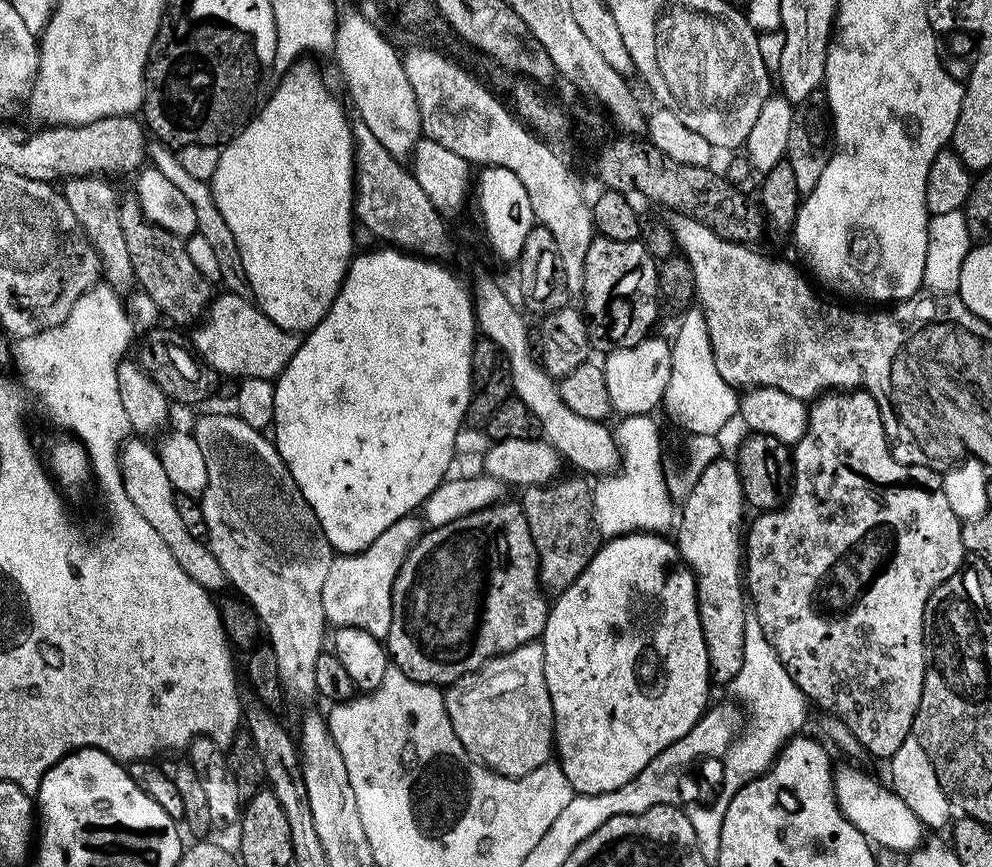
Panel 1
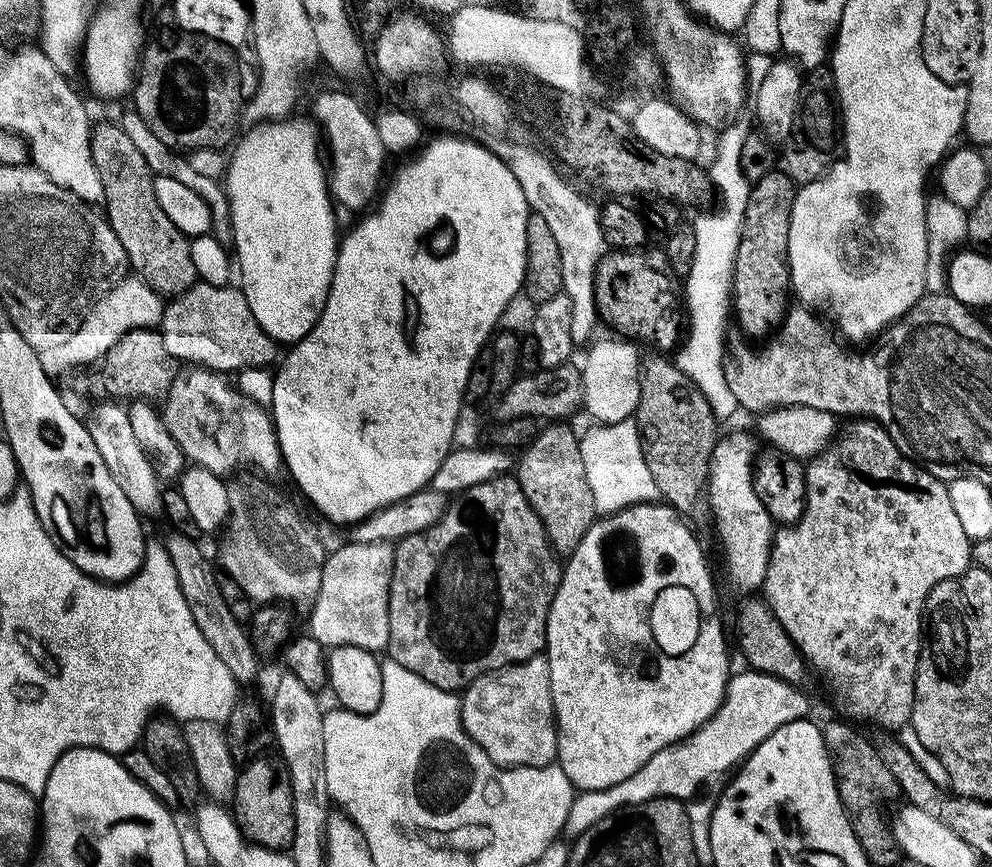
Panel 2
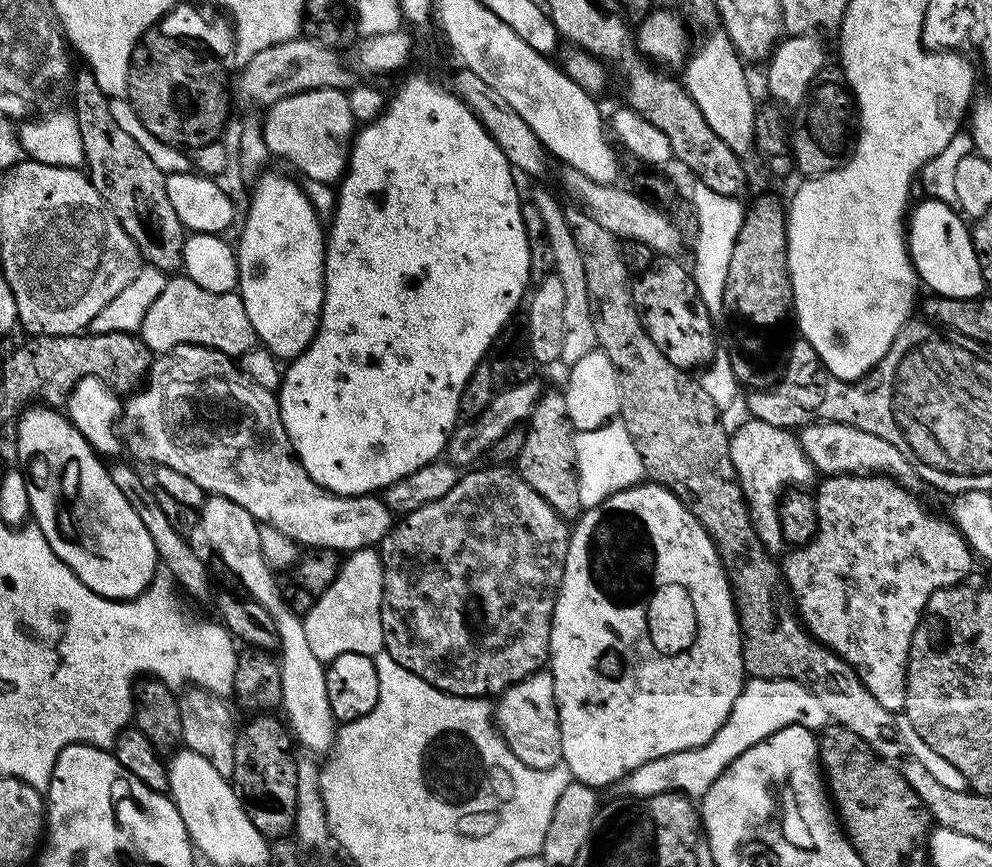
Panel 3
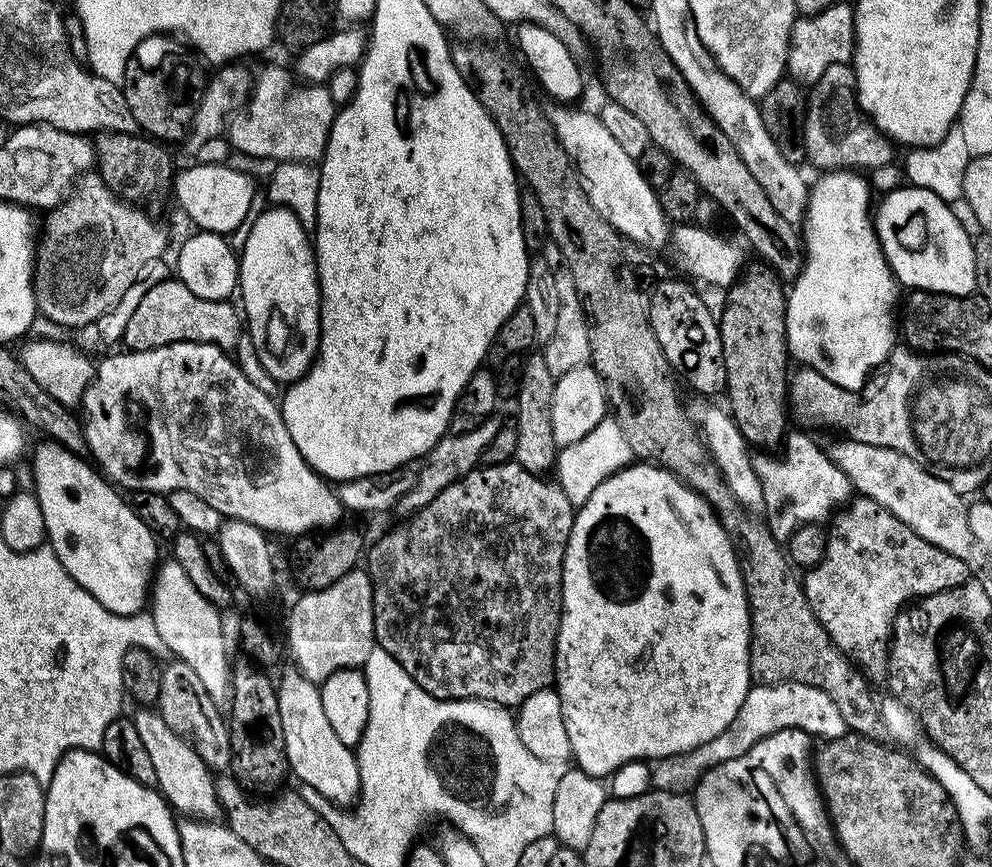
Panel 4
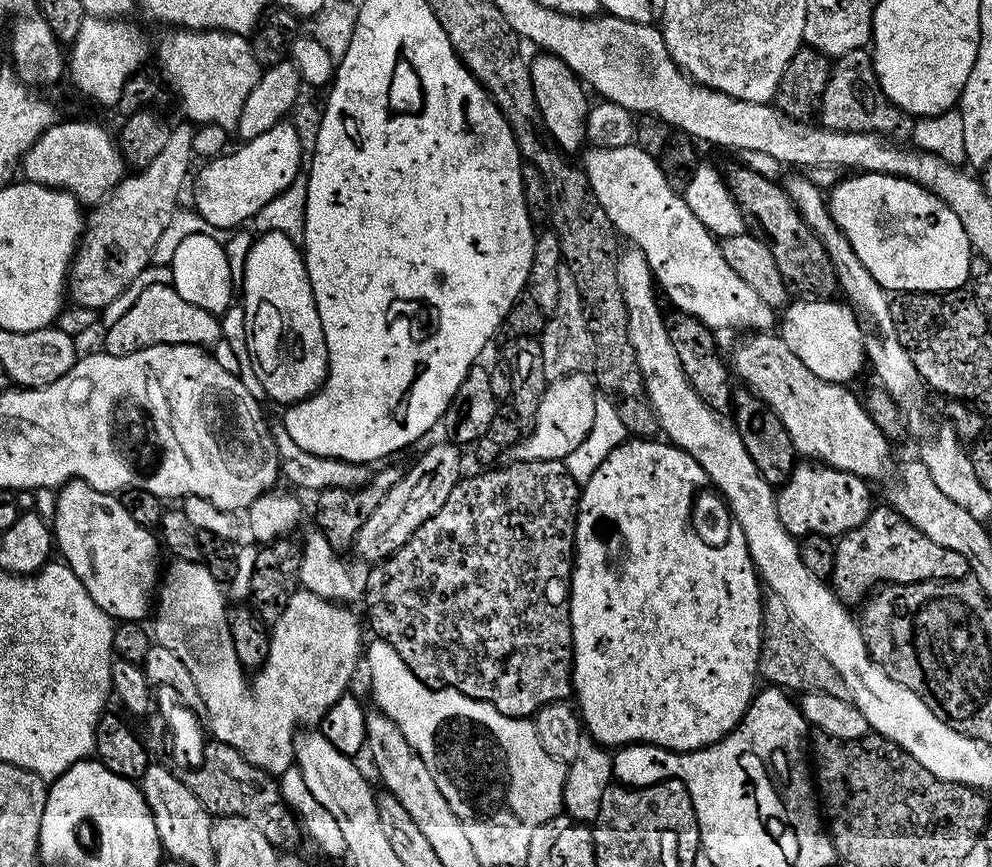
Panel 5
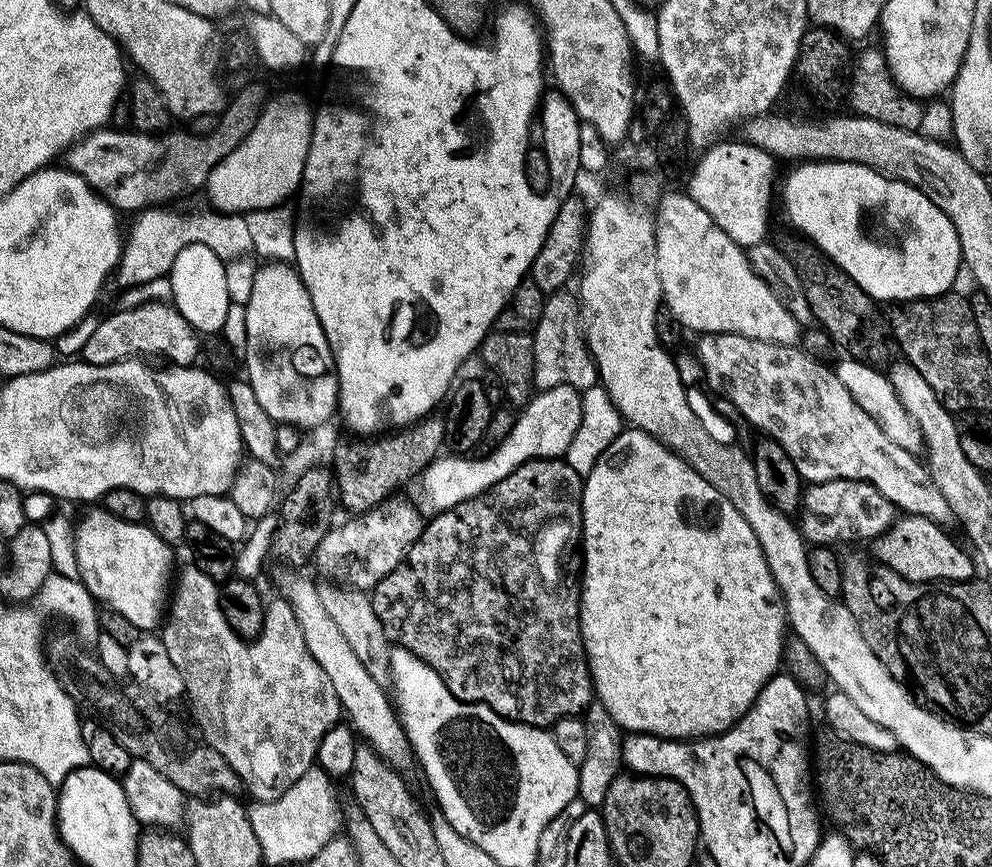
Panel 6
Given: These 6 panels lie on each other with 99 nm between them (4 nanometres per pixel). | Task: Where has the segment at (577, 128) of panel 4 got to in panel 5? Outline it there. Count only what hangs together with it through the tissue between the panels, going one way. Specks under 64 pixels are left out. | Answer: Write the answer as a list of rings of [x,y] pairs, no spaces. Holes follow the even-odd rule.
[[[632,144],[621,148],[592,146],[583,156],[582,167],[588,176],[588,184],[598,198],[602,210],[606,210],[612,227],[623,239],[625,236],[628,242],[644,253],[659,291],[667,297],[673,309],[676,307],[677,313],[692,316],[713,330],[750,328],[746,330],[758,333],[769,331],[777,323],[778,316],[773,308],[766,306],[766,302],[758,298],[755,290],[742,282],[742,278],[738,278],[734,270],[730,270],[730,262],[726,262],[721,243],[710,230],[706,230],[706,226],[702,226],[702,222],[698,222],[698,218],[694,218],[694,210],[686,206],[683,195],[671,188],[662,174],[660,161],[650,158],[650,154]]]

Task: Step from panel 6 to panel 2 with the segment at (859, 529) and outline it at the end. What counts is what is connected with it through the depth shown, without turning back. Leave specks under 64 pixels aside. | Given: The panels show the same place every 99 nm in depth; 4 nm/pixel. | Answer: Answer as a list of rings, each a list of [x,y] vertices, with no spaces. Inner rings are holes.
[[[732,432],[717,439],[706,489],[706,504],[710,516],[716,519],[716,536],[724,551],[724,572],[728,575],[729,586],[736,592],[744,592],[740,594],[763,589],[774,535],[772,518],[755,494],[753,468],[758,457],[758,440],[753,433],[752,436],[748,432]]]

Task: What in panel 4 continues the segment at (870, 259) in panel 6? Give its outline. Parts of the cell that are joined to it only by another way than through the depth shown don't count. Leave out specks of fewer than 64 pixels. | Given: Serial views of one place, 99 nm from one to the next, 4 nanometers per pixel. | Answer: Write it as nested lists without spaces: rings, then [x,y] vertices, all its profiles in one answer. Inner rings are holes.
[[[903,186],[888,192],[880,200],[880,205],[874,208],[874,223],[876,237],[880,240],[880,249],[884,252],[892,273],[896,275],[905,289],[922,292],[945,292],[951,296],[970,296],[976,292],[976,275],[974,274],[974,243],[973,237],[968,237],[964,224],[955,216],[953,205],[947,204],[938,194],[925,188]]]

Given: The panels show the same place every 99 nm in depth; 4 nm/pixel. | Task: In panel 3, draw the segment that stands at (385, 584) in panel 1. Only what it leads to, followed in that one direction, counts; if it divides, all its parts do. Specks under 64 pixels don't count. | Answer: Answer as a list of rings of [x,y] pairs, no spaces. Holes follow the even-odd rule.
[[[360,548],[343,559],[334,582],[323,595],[317,597],[303,617],[306,640],[319,660],[331,662],[344,653],[375,657],[384,650],[381,618],[383,580],[384,566],[377,549]]]

